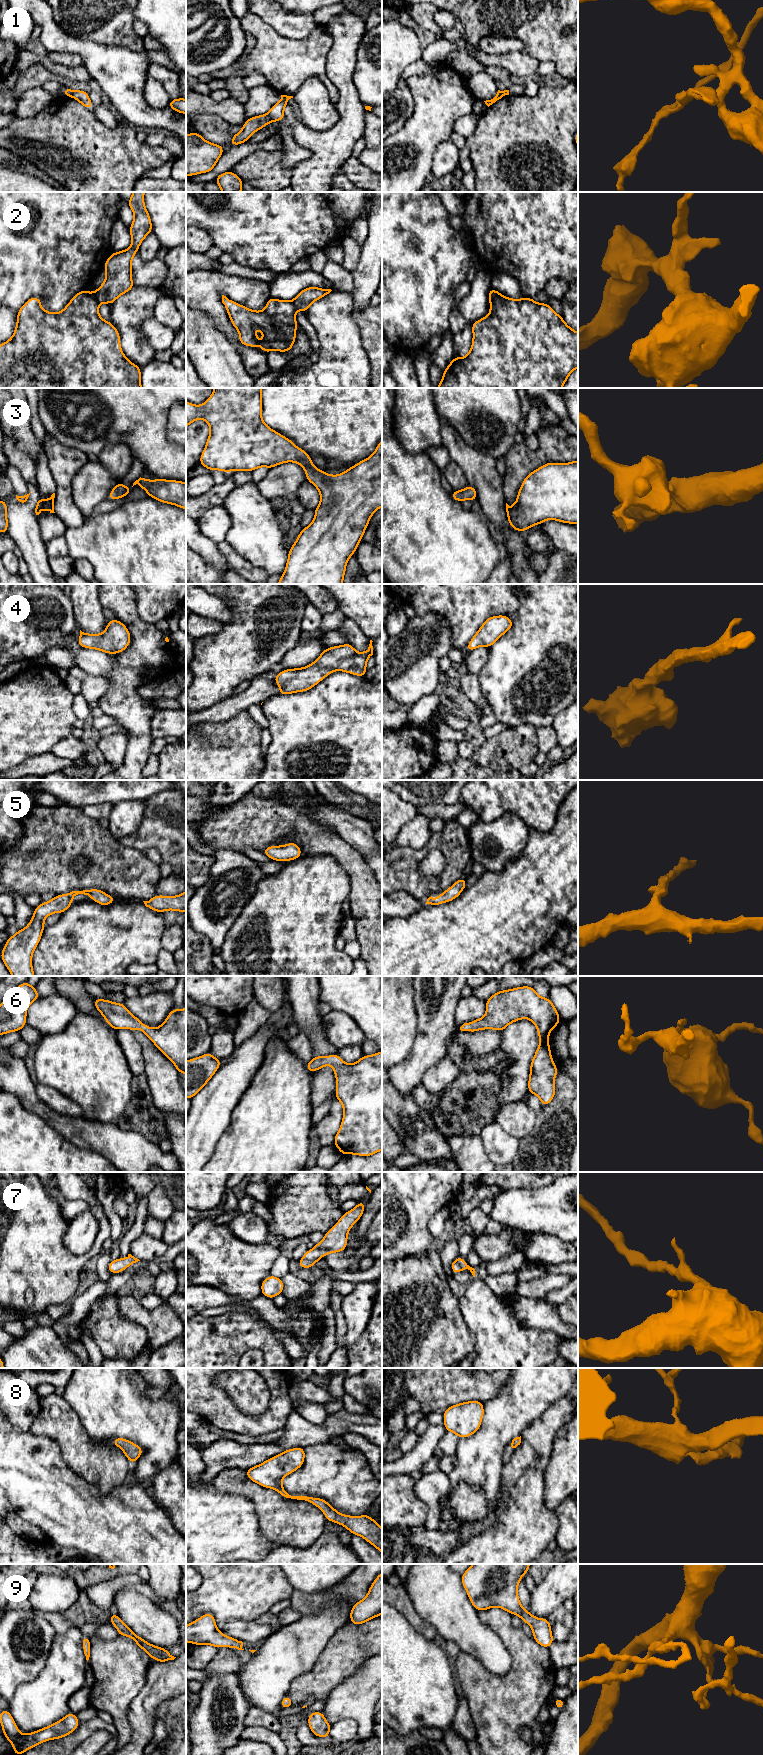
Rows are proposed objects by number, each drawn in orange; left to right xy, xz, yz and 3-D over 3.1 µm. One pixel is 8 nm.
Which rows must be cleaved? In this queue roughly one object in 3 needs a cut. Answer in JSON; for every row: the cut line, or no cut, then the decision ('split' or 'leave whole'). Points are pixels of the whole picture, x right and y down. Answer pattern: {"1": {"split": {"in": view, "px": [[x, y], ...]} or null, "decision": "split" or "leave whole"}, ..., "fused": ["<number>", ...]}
{"1": {"split": {"in": "xz", "px": [[267, 114], [272, 120]]}, "decision": "split"}, "2": {"split": {"in": "xy", "px": [[93, 293], [100, 303]]}, "decision": "split"}, "3": {"split": null, "decision": "leave whole"}, "4": {"split": null, "decision": "leave whole"}, "5": {"split": null, "decision": "leave whole"}, "6": {"split": null, "decision": "leave whole"}, "7": {"split": null, "decision": "leave whole"}, "8": {"split": null, "decision": "leave whole"}, "9": {"split": null, "decision": "leave whole"}, "fused": ["1", "2"]}

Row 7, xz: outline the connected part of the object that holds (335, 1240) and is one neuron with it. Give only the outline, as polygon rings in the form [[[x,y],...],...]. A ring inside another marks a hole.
[[[360,1201],[357,1202],[357,1206],[354,1209],[344,1212],[339,1221],[328,1232],[325,1233],[323,1240],[315,1244],[313,1249],[309,1249],[307,1252],[305,1252],[302,1259],[298,1261],[300,1269],[312,1268],[317,1261],[329,1253],[343,1252],[347,1247],[347,1235],[351,1227],[362,1217],[365,1205],[365,1201]]]

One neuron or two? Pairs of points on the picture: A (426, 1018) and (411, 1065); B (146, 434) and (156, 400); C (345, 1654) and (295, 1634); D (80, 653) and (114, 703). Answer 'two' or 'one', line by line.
A: one
B: one
C: two
D: two

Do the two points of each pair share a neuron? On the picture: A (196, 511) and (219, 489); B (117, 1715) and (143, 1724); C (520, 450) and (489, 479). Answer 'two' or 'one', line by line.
A: one
B: two
C: two

